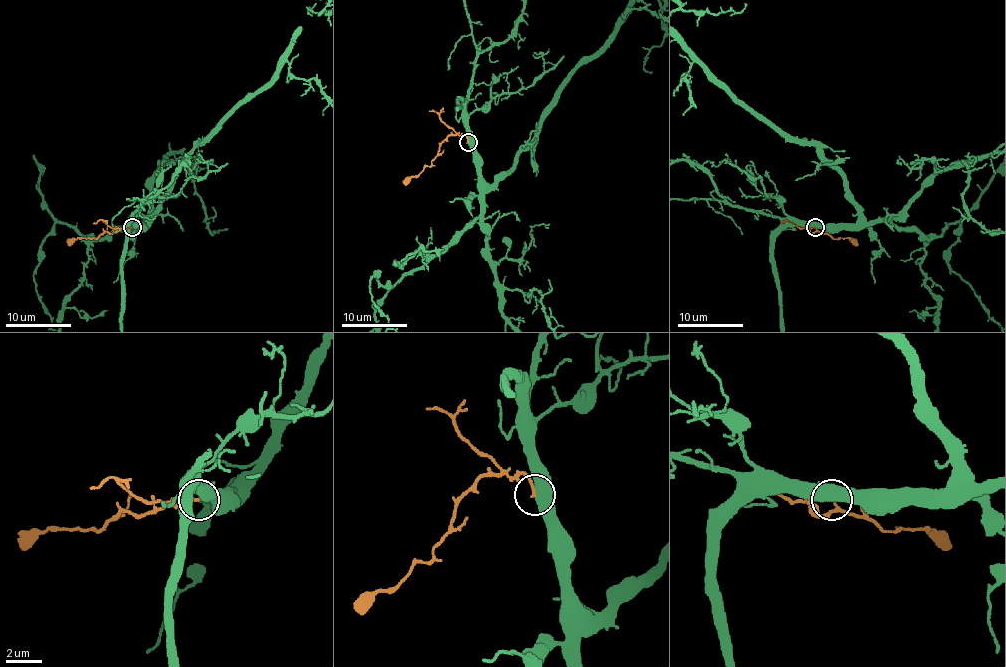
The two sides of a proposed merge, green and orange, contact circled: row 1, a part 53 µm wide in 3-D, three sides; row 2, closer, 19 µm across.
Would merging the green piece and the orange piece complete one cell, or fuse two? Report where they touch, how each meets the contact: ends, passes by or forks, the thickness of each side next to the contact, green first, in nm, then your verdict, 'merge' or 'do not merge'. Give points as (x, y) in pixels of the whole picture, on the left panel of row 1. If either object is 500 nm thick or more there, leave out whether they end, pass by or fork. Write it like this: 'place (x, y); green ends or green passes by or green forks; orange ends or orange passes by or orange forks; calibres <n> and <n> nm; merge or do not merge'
place (132, 227); calibres 500 and 150 nm; merge

